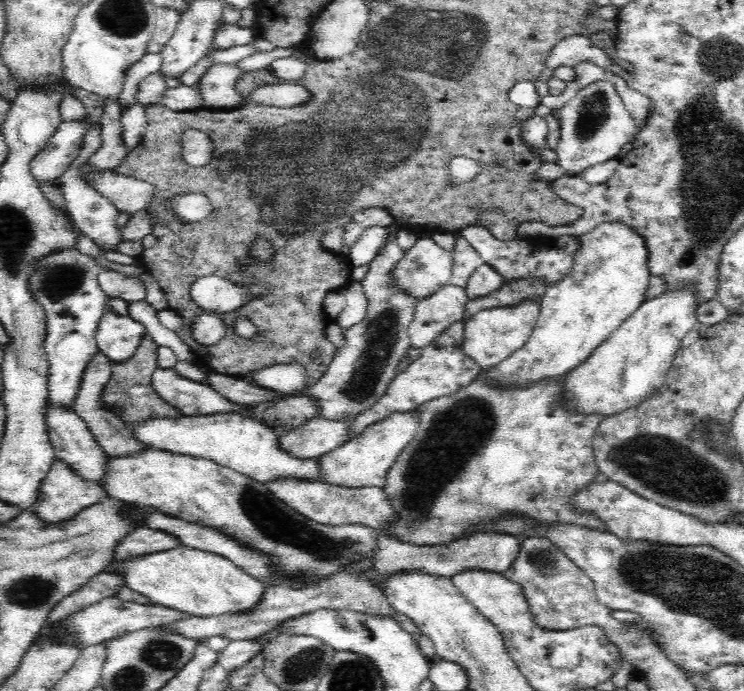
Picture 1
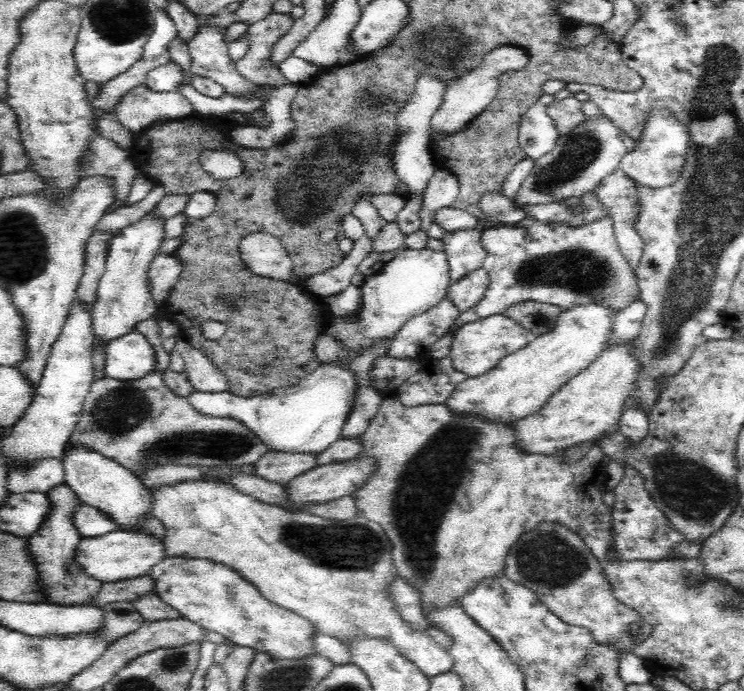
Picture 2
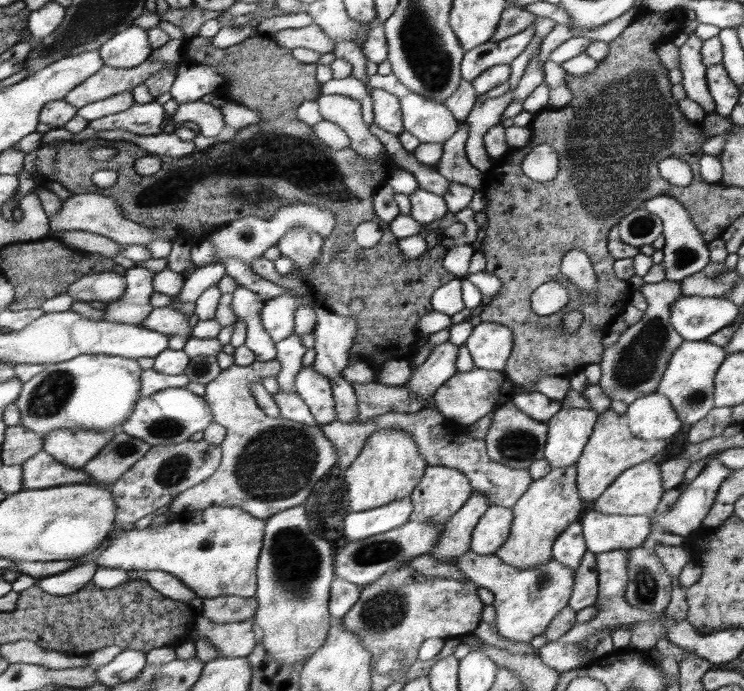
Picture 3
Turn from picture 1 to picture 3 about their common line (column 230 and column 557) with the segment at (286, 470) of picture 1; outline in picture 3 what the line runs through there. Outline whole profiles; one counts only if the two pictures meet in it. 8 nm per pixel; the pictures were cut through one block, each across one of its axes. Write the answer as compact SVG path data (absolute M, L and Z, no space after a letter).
M590 408L560 409L548 422L550 429L545 458L552 468L576 464L597 416L599 414Z

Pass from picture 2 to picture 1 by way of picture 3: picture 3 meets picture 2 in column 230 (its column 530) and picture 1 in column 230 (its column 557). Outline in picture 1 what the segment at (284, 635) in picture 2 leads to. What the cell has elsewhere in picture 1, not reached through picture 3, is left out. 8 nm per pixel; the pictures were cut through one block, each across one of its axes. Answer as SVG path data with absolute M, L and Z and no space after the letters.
M182 545L172 550L136 555L120 564L113 561L107 572L122 577L124 585L145 596L146 601L170 606L196 617L246 612L260 602L266 589L222 555Z

